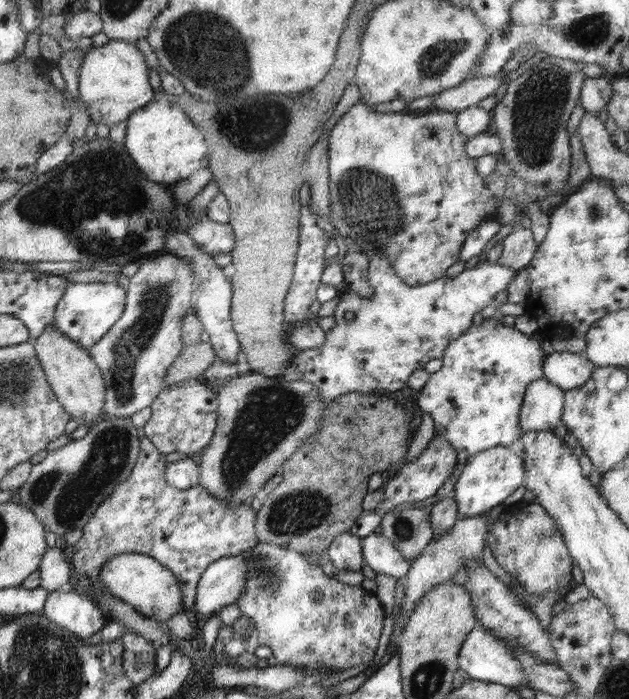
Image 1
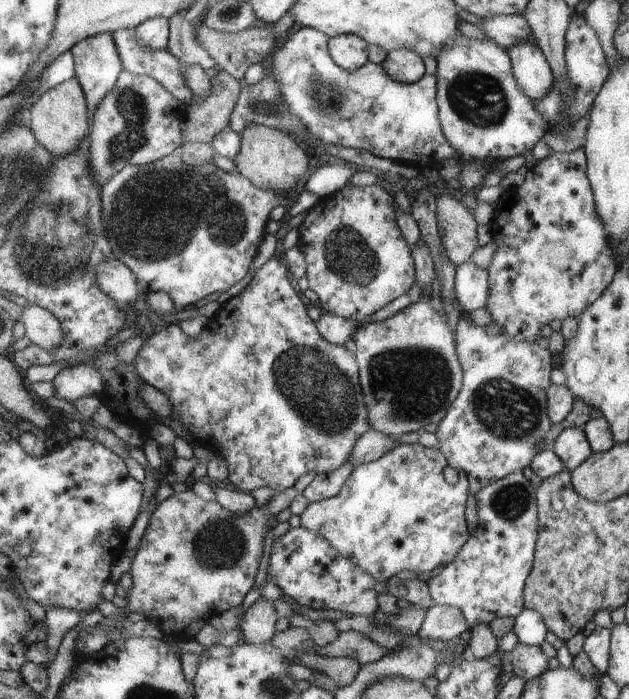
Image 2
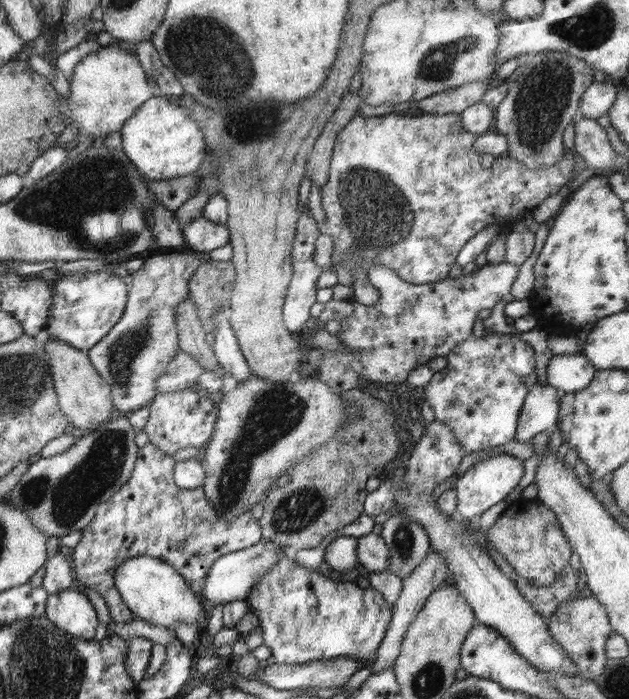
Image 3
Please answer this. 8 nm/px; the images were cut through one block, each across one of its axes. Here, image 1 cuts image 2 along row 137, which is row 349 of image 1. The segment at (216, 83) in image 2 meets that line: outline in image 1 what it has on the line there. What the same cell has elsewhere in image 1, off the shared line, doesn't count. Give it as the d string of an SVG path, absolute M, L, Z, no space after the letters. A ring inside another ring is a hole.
M200 341L194 345L184 345L184 350L178 355L176 362L169 367L165 386L201 378L205 370L216 361L216 351L210 343Z

